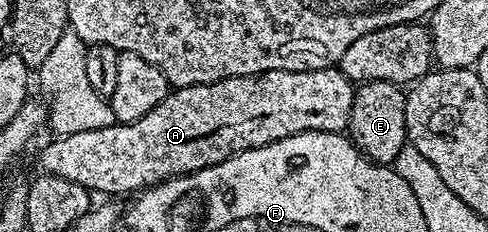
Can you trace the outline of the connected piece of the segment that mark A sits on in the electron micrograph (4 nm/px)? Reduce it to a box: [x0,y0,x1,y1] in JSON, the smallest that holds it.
[40,68,354,194]

